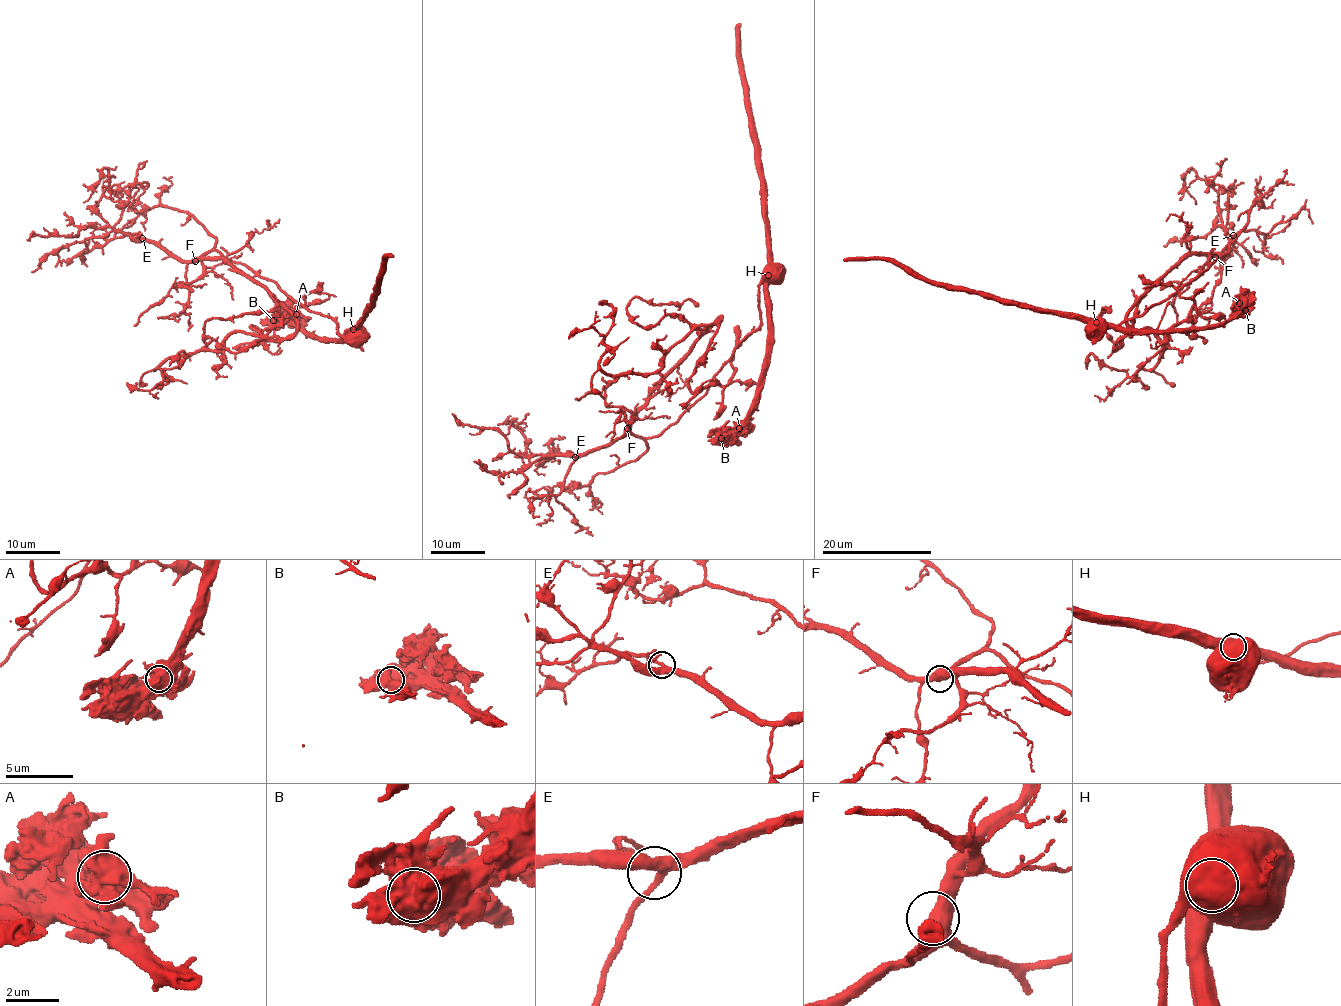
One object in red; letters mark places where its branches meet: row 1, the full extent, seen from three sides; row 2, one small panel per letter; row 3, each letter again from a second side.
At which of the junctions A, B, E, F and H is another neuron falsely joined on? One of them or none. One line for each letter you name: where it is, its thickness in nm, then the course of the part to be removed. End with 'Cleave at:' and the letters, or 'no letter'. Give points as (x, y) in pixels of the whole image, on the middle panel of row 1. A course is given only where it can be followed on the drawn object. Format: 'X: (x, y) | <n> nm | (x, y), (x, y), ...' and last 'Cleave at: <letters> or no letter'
H: (768, 275) | 850 nm | (768, 275), (764, 181), (756, 153), (746, 81), (739, 63), (736, 24)
Cleave at: H

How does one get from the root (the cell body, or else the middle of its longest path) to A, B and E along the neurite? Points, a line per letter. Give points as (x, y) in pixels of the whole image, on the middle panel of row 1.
A: (771, 273), (767, 285), (767, 368), (757, 407), (749, 421), (739, 428)
B: (771, 273), (767, 285), (767, 368), (757, 407), (721, 438)
E: (771, 273), (758, 287), (759, 325), (737, 346), (707, 392), (682, 416), (656, 436), (625, 434), (575, 457)

